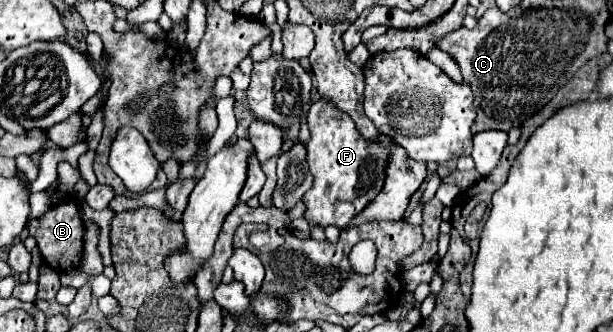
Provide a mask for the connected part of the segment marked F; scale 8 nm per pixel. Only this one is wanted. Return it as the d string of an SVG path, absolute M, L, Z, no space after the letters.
M325 98L313 100L311 110L307 112L307 124L311 130L307 162L315 182L303 196L307 206L305 218L323 228L329 224L343 228L383 190L383 182L387 178L385 170L391 158L391 146L395 142L385 134L379 134L379 140L375 142L365 140L355 128L355 122Z

